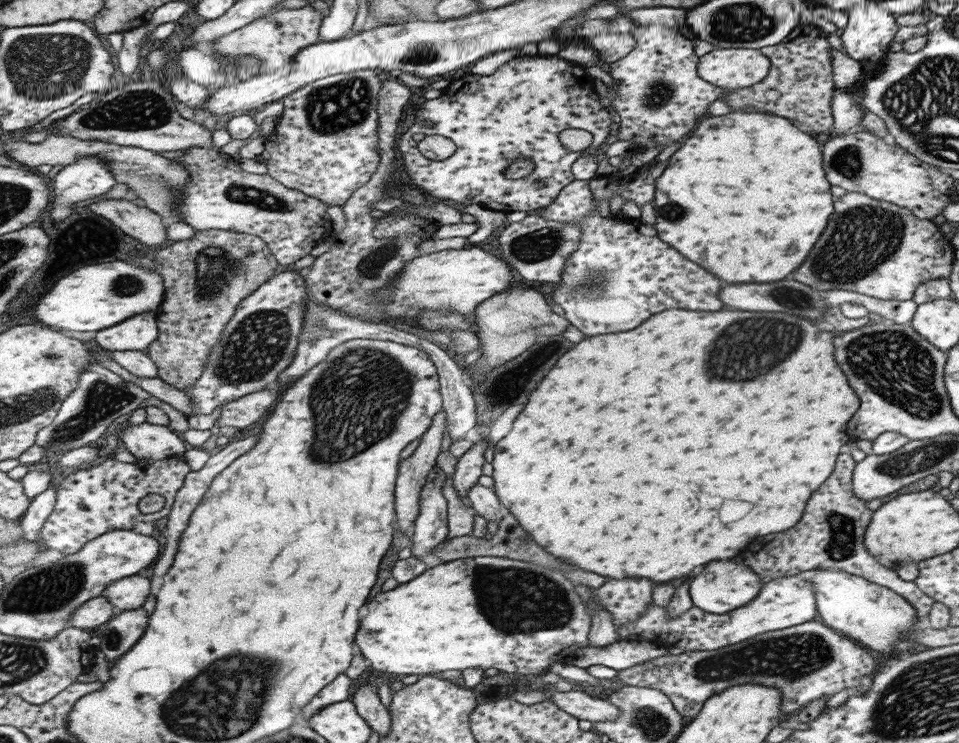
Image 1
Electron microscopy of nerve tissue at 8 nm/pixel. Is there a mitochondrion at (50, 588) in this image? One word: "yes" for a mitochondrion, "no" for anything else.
yes

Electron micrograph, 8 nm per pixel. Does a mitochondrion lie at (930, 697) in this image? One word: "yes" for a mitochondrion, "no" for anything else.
yes

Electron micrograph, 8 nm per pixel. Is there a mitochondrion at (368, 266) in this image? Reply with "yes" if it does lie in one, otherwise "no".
yes

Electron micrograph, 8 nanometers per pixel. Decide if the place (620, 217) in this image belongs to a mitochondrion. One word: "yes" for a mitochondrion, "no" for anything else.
no

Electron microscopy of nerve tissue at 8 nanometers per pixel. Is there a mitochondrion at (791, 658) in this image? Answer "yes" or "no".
yes

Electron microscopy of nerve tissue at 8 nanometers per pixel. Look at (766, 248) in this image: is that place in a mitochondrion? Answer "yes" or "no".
no

